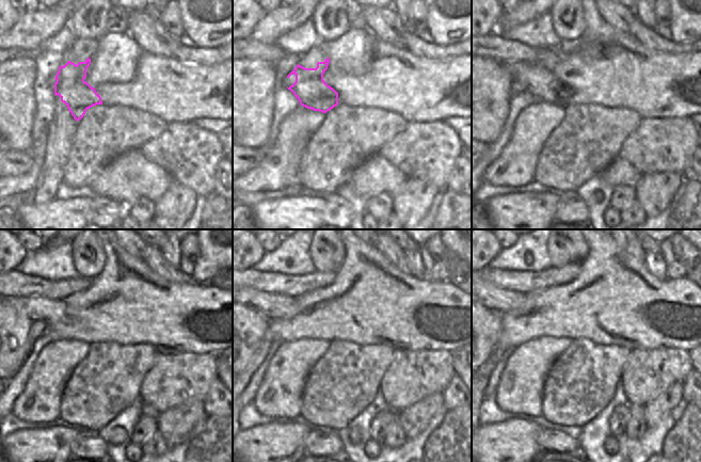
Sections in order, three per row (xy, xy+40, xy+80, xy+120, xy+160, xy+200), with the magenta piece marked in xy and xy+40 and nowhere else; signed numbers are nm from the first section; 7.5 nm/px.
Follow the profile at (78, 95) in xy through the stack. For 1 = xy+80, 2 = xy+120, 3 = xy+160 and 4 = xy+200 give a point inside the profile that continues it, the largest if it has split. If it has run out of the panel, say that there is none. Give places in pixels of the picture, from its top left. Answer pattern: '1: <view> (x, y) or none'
1: xy+80 (545, 88)
2: xy+120 (47, 311)
3: xy+160 (258, 300)
4: xy+200 (495, 298)

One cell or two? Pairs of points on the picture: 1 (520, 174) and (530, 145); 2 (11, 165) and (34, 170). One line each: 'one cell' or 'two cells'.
1: one cell
2: two cells

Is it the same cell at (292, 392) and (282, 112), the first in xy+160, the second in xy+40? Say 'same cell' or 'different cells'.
different cells

